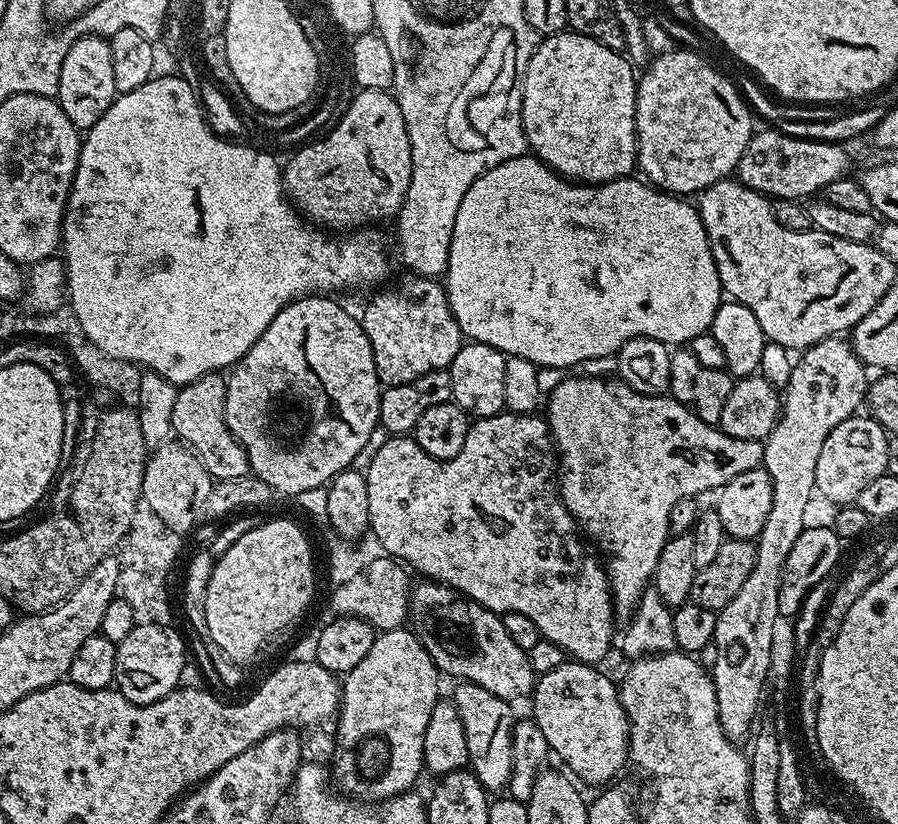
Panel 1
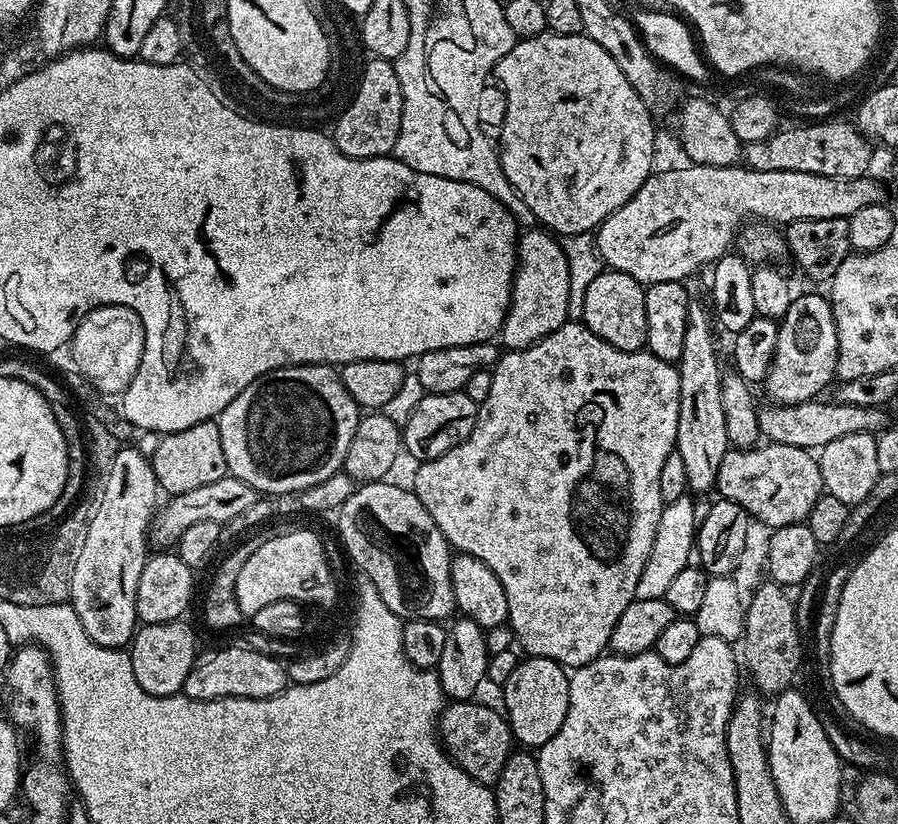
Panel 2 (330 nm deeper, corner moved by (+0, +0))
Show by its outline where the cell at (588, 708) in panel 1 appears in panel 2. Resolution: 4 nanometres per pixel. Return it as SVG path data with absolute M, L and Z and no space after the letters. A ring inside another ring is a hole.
M528 656L516 665L514 674L506 678L502 685L504 692L503 711L508 717L513 737L520 740L525 749L539 750L543 744L550 742L568 714L569 673L558 662L541 656Z

